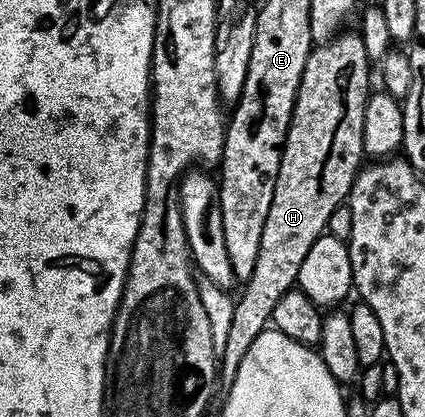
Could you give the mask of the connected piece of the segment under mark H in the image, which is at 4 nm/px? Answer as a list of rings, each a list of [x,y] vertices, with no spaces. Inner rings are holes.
[[[361,34],[345,35],[315,46],[304,65],[304,77],[300,81],[292,121],[288,125],[288,137],[286,144],[282,146],[280,173],[276,177],[272,205],[268,205],[268,217],[264,217],[264,233],[260,233],[260,253],[256,257],[256,269],[252,269],[252,277],[245,280],[246,292],[237,296],[228,341],[225,342],[224,355],[220,358],[220,366],[216,371],[216,387],[221,394],[229,394],[230,387],[236,381],[236,369],[240,369],[240,361],[244,361],[244,353],[248,353],[252,341],[256,341],[256,337],[267,330],[272,309],[276,309],[276,301],[280,301],[280,297],[284,297],[284,293],[291,291],[297,284],[300,265],[304,265],[308,249],[316,245],[319,237],[327,234],[332,211],[349,200],[354,178],[363,166],[364,109],[372,91],[372,62],[365,51]]]

